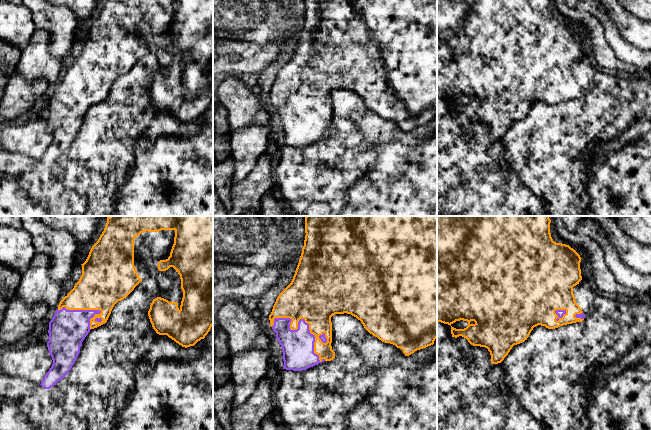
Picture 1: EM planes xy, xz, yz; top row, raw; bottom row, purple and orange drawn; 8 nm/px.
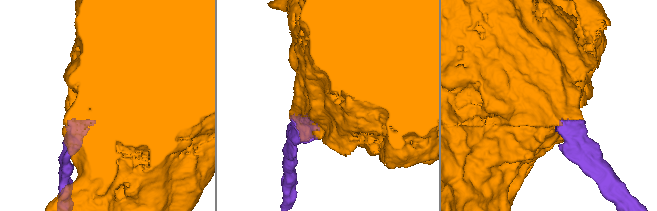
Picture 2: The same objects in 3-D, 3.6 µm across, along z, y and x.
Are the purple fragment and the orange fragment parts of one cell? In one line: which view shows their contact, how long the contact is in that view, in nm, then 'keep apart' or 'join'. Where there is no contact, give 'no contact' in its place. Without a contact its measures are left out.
xz | 550 nm | join

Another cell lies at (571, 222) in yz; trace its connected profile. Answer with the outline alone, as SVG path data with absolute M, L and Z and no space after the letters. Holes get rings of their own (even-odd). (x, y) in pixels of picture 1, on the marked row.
M562 216L564 224L566 225L567 229L572 233L576 233L577 225L582 219L582 216Z

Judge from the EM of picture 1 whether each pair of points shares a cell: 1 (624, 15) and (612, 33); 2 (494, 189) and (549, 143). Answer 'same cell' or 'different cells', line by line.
1: different cells
2: different cells

